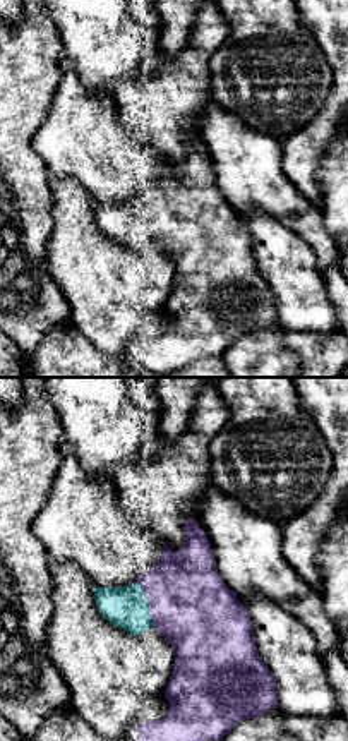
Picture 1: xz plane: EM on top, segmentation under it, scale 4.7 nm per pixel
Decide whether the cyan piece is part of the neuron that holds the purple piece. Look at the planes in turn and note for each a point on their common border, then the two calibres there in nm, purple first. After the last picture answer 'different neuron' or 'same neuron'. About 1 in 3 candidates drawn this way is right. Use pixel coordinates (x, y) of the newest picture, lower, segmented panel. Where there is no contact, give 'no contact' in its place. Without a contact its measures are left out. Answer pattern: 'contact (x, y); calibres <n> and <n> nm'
contact (150, 604); calibres 380 and 200 nm

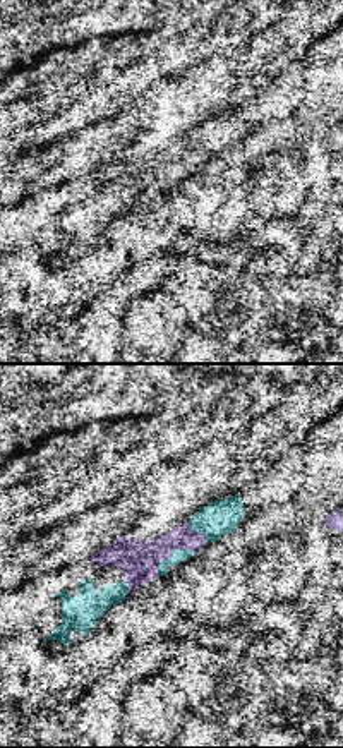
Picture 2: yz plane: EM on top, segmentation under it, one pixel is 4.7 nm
contact (172, 553); calibres 190 and 60 nm

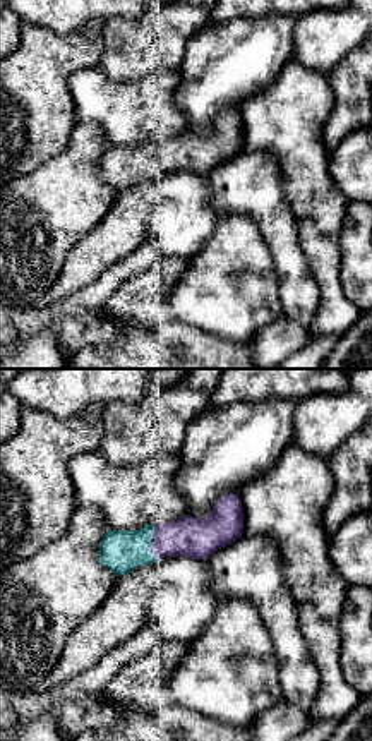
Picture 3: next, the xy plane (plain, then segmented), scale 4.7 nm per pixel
contact (153, 542); calibres 190 and 190 nm

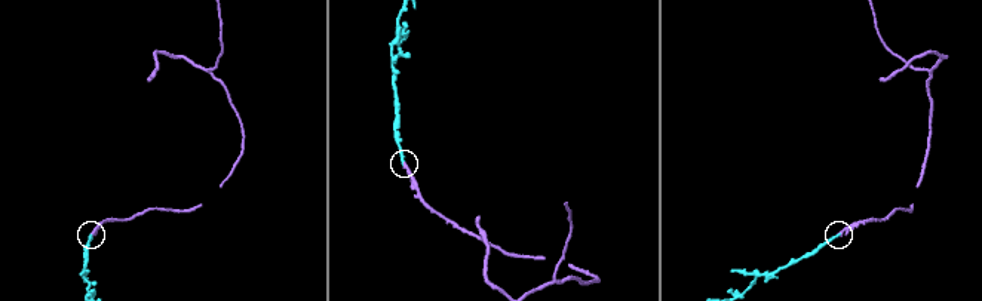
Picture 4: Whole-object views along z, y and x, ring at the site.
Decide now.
same neuron

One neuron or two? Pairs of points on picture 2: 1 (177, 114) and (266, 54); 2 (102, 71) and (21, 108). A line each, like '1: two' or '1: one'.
1: one
2: one

